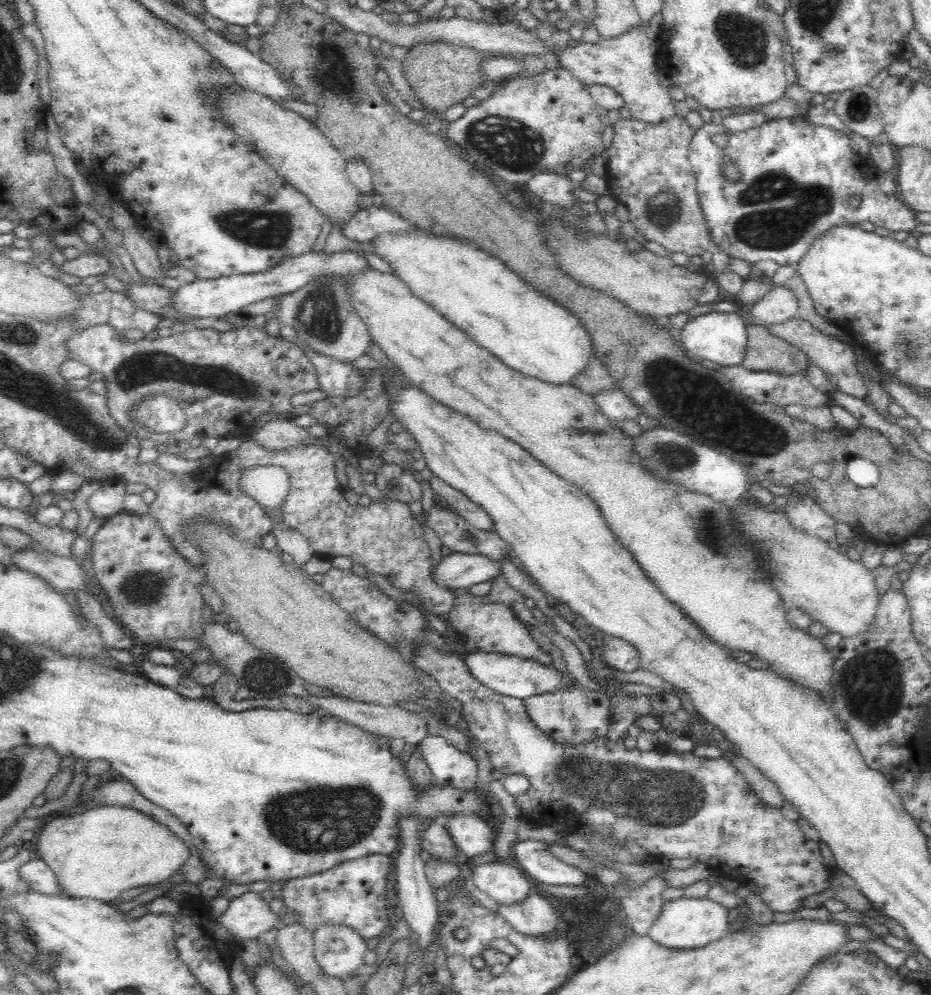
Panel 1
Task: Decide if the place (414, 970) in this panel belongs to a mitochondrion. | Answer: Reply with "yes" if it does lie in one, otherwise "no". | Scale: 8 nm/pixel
no

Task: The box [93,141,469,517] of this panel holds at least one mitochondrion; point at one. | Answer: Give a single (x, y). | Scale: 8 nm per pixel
(140, 370)

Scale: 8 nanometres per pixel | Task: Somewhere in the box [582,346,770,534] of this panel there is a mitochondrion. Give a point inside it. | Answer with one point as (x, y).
(681, 455)

